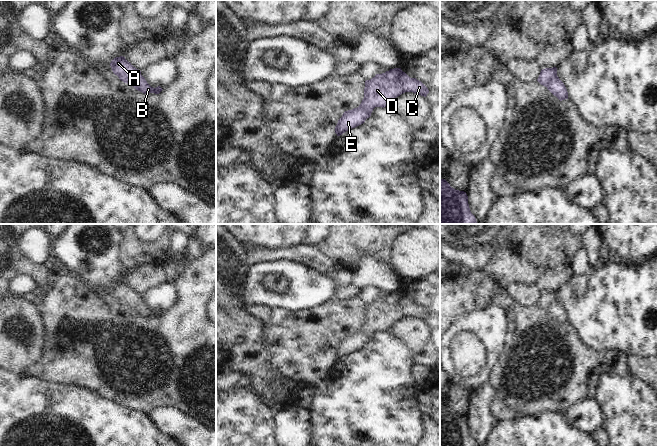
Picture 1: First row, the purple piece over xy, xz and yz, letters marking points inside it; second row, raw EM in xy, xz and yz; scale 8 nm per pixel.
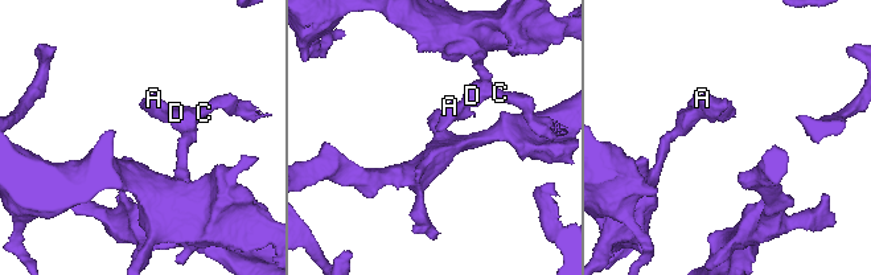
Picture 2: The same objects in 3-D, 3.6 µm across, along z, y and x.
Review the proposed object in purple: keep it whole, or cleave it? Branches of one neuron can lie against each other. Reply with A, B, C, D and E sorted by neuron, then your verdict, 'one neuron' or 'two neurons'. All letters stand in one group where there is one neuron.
groups A B C D E; one neuron

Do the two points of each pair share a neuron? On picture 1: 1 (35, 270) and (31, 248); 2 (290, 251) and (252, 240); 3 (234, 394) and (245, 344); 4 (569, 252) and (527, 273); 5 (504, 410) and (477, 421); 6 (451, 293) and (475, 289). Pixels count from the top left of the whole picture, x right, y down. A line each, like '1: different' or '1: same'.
1: different
2: different
3: different
4: different
5: different
6: same

